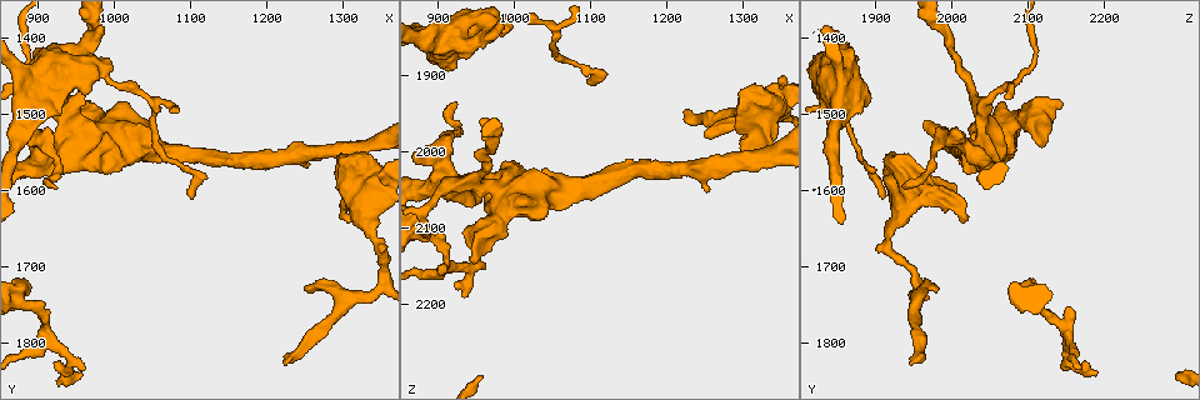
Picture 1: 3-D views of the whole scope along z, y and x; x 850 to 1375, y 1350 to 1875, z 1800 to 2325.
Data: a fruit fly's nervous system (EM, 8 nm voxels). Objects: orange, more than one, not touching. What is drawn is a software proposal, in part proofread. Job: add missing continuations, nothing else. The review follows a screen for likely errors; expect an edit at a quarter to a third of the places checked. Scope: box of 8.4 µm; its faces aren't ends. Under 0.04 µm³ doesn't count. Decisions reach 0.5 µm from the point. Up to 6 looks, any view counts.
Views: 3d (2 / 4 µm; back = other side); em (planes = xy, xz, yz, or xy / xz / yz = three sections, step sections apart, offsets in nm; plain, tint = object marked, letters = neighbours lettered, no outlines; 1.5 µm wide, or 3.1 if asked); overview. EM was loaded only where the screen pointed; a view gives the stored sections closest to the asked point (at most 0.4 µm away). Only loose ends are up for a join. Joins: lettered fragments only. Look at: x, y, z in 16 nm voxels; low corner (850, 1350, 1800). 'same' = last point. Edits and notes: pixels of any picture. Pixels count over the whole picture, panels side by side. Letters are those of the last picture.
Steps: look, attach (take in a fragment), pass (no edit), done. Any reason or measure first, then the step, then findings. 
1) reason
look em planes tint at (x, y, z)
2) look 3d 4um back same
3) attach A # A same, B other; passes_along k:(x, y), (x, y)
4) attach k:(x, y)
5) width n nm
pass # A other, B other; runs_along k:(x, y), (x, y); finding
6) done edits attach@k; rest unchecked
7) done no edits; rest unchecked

branch stops here
look 3d 2um at (1225, 1825, 1940)

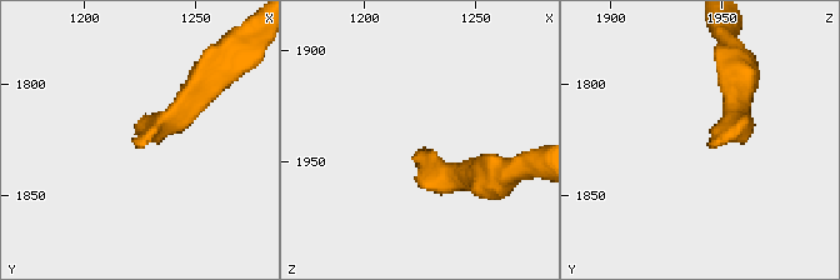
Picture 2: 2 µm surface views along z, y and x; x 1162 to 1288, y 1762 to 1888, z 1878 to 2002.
look em yz step 4 letters at (1223, 1825, 1945)

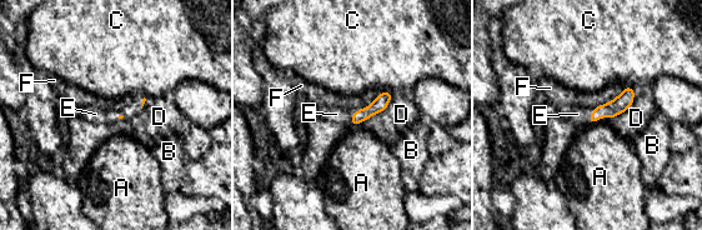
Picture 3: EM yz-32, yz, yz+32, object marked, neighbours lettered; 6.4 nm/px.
look em planes letters same

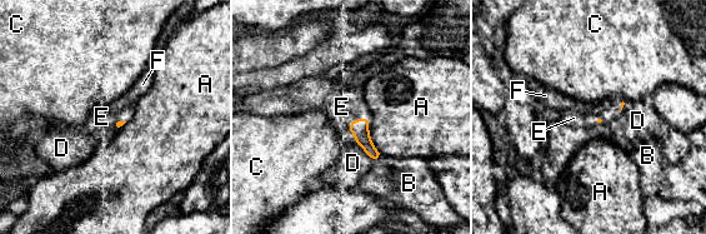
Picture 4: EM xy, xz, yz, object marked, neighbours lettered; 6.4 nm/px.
attach E # A other, B other, C other, D other, E same, F other; the neuron continues

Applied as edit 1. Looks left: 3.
long arm stops here
look 3d 4um back at (1105, 1615, 1910)

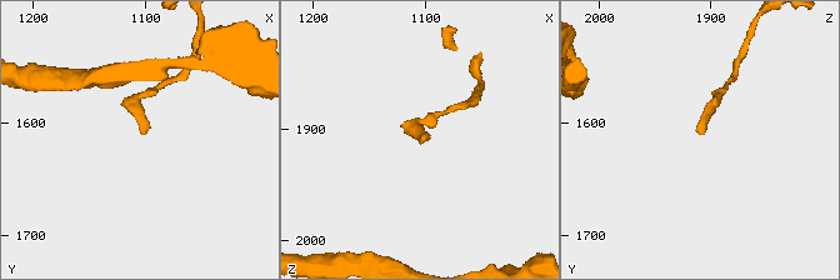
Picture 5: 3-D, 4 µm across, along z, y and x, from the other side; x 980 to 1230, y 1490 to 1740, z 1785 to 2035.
look em planes letters at (1106, 1610, 1910)

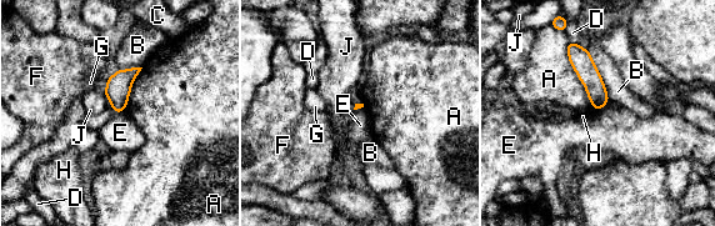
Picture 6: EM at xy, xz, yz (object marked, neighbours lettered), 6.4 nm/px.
longest_contact A 500 nm
pass # A other, B other, C other, D other, E other, F other, G other, H other, J other; runs_along 6:(570, 46), (594, 84), (598, 105); no lettered fragment goes on from it

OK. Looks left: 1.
done edits attach@4; rest unchecked

